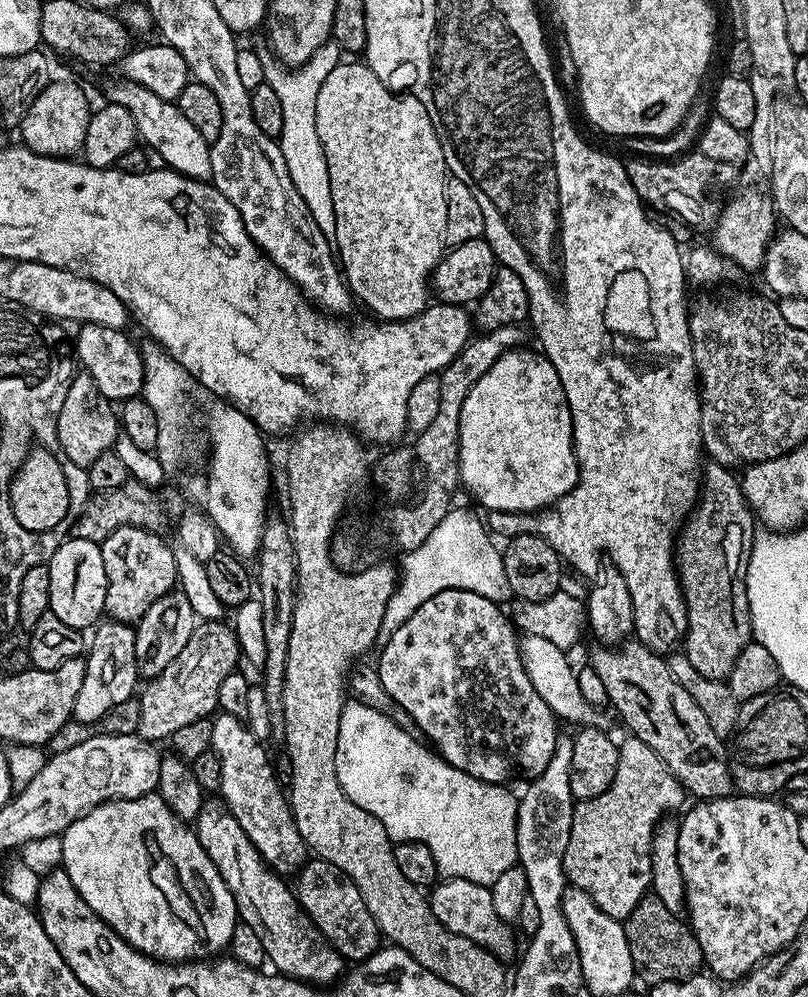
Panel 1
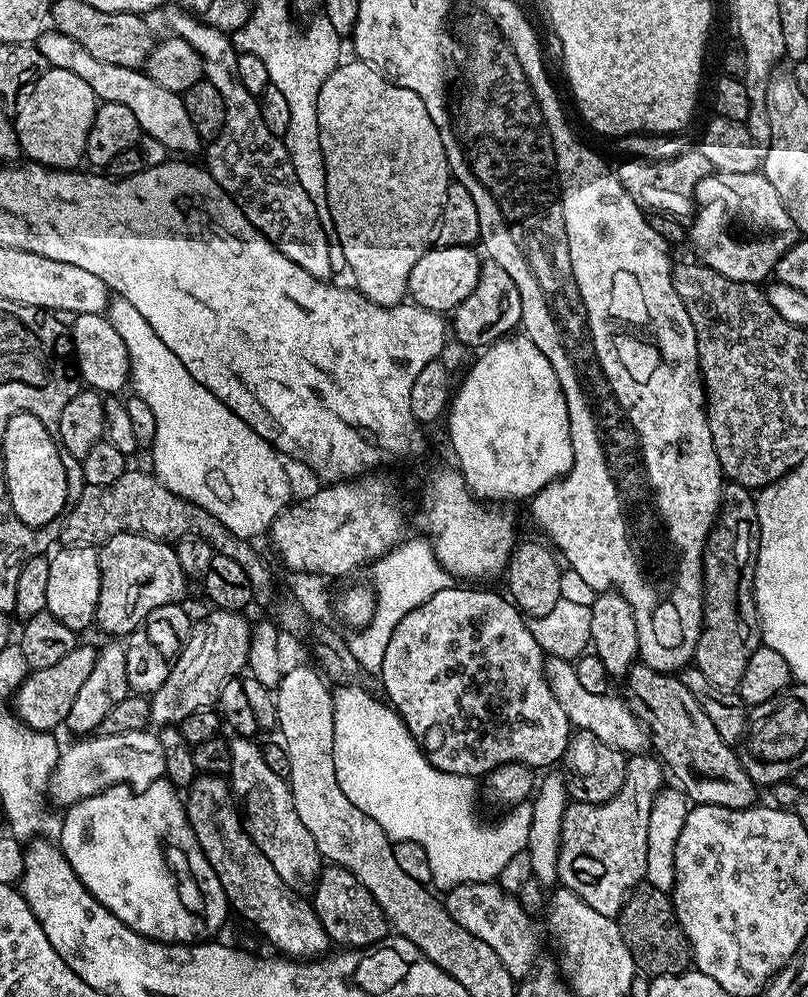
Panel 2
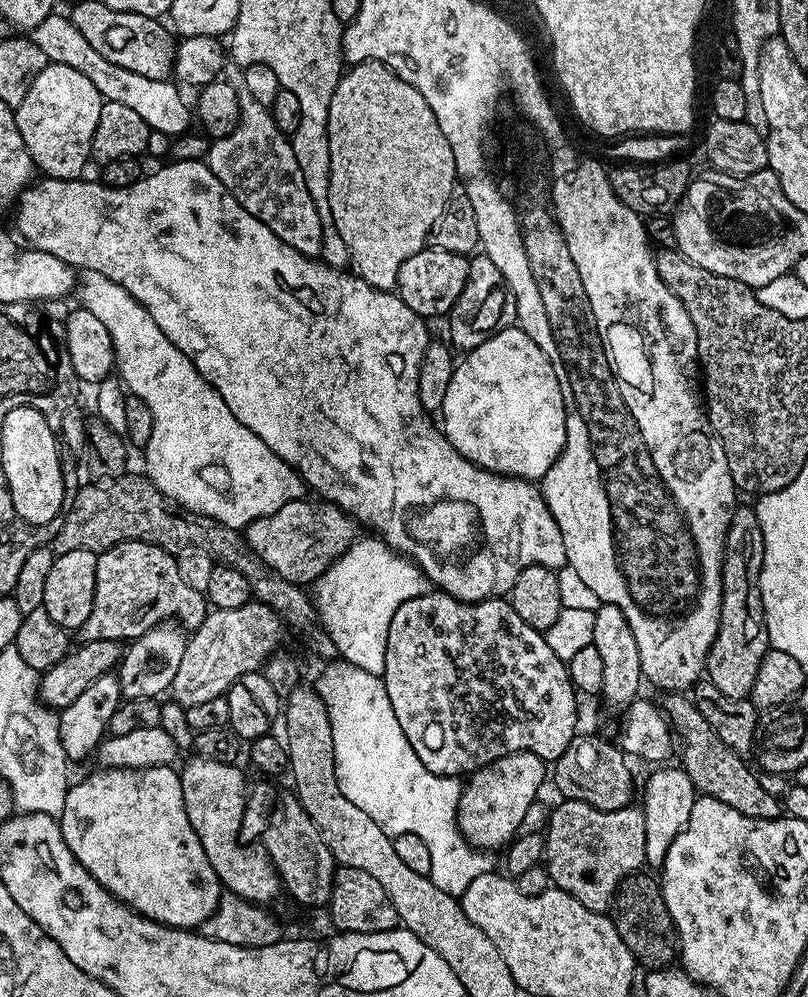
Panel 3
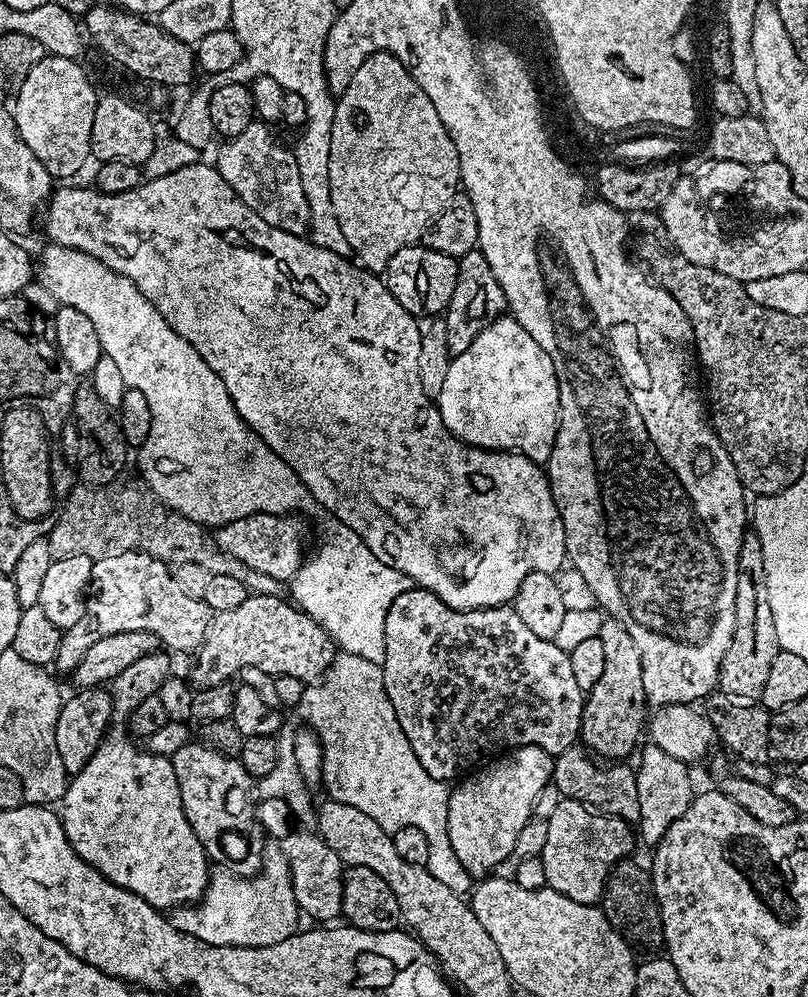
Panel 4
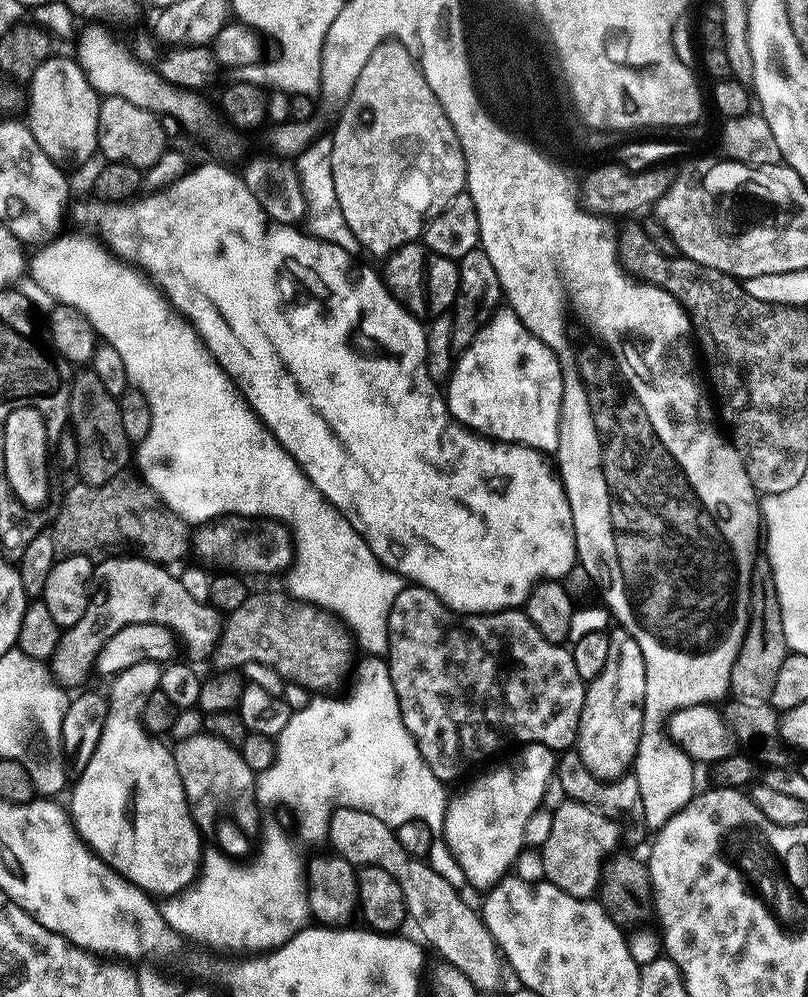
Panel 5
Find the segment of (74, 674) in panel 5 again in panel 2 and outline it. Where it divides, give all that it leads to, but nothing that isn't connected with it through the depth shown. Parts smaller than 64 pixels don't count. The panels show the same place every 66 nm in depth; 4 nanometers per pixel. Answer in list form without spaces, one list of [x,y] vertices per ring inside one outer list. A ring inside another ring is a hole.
[[[123,532],[114,534],[114,538],[99,545],[98,555],[100,558],[100,593],[94,624],[97,629],[100,627],[102,631],[109,632],[112,635],[109,637],[127,637],[147,620],[151,612],[158,610],[158,606],[175,604],[181,599],[186,575],[182,566],[179,565],[178,554],[171,543],[155,540],[137,532]]]

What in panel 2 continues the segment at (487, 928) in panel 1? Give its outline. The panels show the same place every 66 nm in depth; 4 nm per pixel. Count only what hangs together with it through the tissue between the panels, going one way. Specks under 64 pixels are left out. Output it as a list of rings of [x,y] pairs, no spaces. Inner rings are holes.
[[[478,882],[449,888],[446,896],[446,907],[454,922],[458,922],[467,932],[474,934],[474,938],[486,942],[486,946],[490,946],[490,950],[494,950],[494,954],[502,958],[502,966],[506,966],[513,980],[523,981],[533,971],[538,960],[536,932],[532,928],[520,928],[522,913],[520,901],[515,895],[504,892],[496,882]]]

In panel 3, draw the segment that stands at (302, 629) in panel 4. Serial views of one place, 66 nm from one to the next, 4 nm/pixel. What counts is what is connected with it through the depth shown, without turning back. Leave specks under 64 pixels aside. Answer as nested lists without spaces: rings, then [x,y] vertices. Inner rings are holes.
[[[259,602],[232,610],[209,611],[206,619],[187,637],[182,662],[178,662],[178,674],[174,674],[170,689],[171,699],[188,709],[209,698],[225,695],[230,685],[243,681],[247,672],[259,669],[281,647],[283,632],[286,628],[280,615]]]

